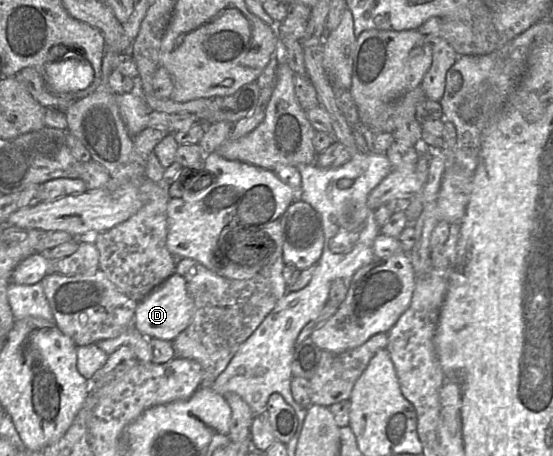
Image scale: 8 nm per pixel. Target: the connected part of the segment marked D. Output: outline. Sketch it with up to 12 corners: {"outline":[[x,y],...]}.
{"outline":[[174,273],[138,302],[133,328],[171,342],[194,304]]}

